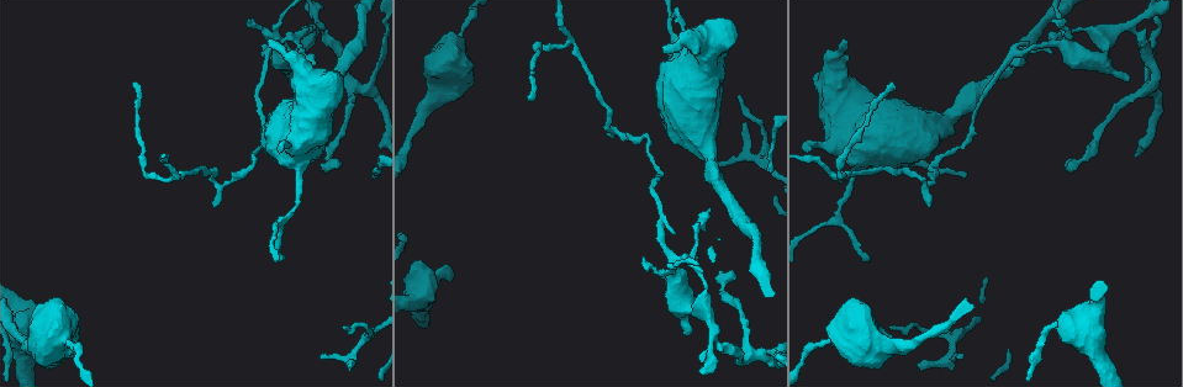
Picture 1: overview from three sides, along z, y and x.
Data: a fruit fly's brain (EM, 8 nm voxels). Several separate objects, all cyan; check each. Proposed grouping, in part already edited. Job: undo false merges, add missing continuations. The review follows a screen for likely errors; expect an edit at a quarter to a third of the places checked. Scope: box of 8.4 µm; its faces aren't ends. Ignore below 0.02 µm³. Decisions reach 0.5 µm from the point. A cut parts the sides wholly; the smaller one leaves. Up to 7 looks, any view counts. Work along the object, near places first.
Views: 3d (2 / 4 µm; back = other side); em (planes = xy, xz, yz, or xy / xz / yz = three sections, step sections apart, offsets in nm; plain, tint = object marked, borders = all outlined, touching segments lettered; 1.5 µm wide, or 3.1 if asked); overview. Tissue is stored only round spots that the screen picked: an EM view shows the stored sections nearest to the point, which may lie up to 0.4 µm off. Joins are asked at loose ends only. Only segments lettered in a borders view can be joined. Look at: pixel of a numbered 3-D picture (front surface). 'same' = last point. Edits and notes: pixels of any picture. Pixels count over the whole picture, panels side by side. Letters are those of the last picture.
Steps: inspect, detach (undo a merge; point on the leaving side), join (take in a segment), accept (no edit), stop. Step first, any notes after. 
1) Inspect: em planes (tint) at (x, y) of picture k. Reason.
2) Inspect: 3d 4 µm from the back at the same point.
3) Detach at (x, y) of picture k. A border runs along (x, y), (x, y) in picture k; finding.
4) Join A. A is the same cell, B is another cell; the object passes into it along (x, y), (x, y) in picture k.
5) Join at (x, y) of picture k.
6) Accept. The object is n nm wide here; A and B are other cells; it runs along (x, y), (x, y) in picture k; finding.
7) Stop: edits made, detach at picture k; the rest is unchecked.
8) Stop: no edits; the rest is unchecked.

Inspect: 3d 2 µm at (528, 100) of picture 1. Tapers out.

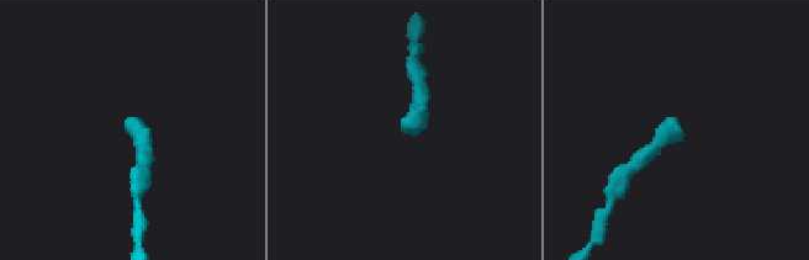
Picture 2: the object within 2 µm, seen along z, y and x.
Inspect: em planes (borders) at (401, 126) of picture 2.

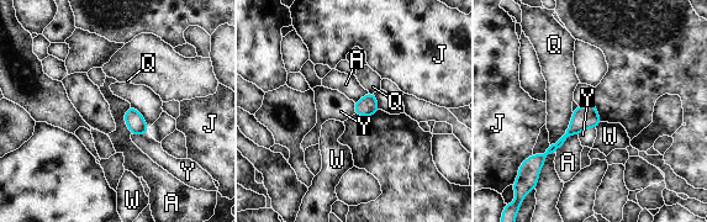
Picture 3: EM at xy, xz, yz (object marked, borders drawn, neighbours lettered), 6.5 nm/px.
Accept. The longest contact is with Q, 260 nm; A, J, Q, W and Y are other cells; a border runs along (148, 131), (142, 135), (131, 135) in picture 3; none of them fits.

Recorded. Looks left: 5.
Inspect: 3d 4 µm at (282, 257) of picture 1. Branch stops here.

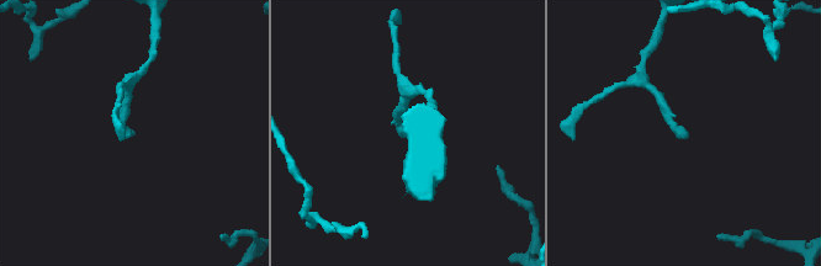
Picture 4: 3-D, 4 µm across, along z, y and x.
Inspect: em yz step 8 (borders) at (132, 132) of picture 4. Now the EM.

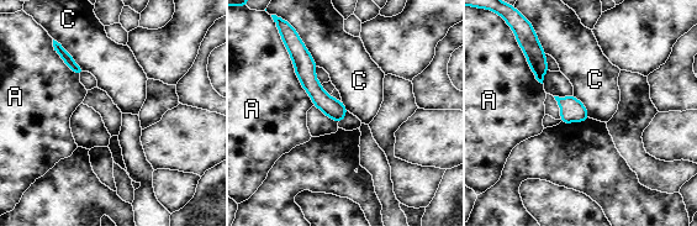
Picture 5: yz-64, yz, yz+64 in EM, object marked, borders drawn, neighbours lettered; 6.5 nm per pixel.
Accept. A and C are other cells; it runs along (302, 53), (307, 80), (338, 119) in picture 5; no lettered segment goes on from it.

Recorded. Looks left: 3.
Inspect: em planes (tint) at (1062, 44) of picture 1. Thin arm on a thick one.

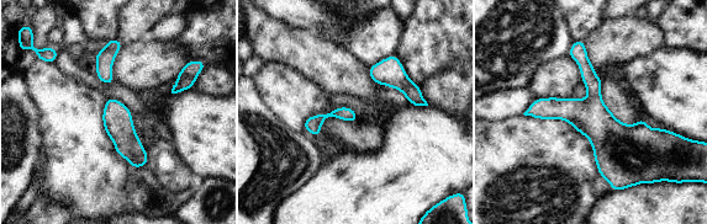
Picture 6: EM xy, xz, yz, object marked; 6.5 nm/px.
Inspect: em planes (borders) at the same point. What lies round it.

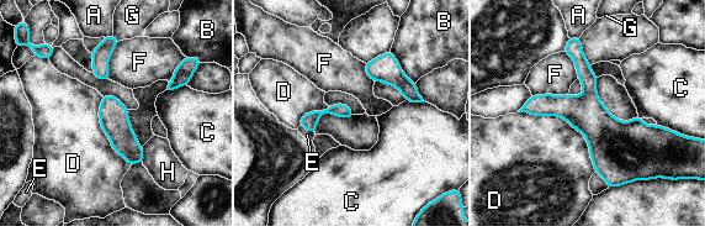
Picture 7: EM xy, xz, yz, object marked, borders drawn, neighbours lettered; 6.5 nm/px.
Accept. A, B, C, D, E, F, G and H are other cells; it runs along (350, 114), (324, 110), (302, 121) in picture 7; one neuron here.

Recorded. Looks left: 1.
Stop: no edits; the rest is unchecked.

